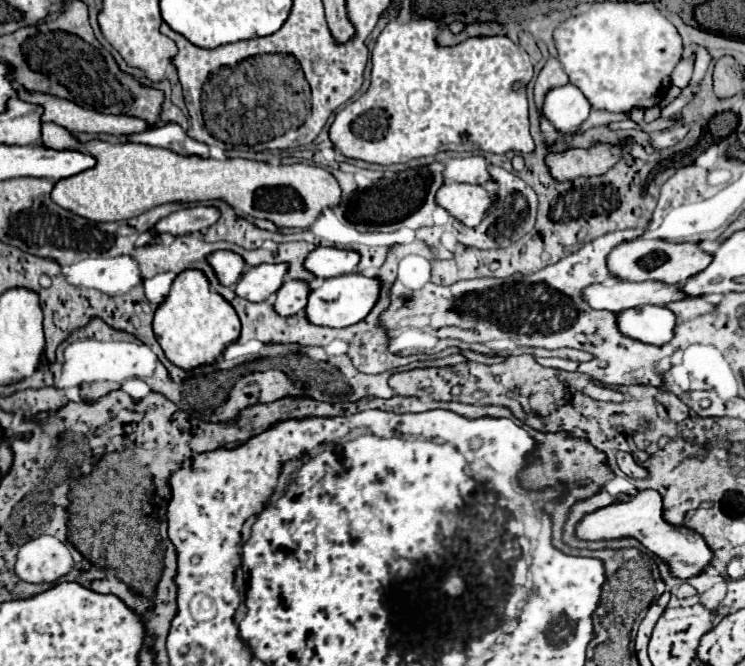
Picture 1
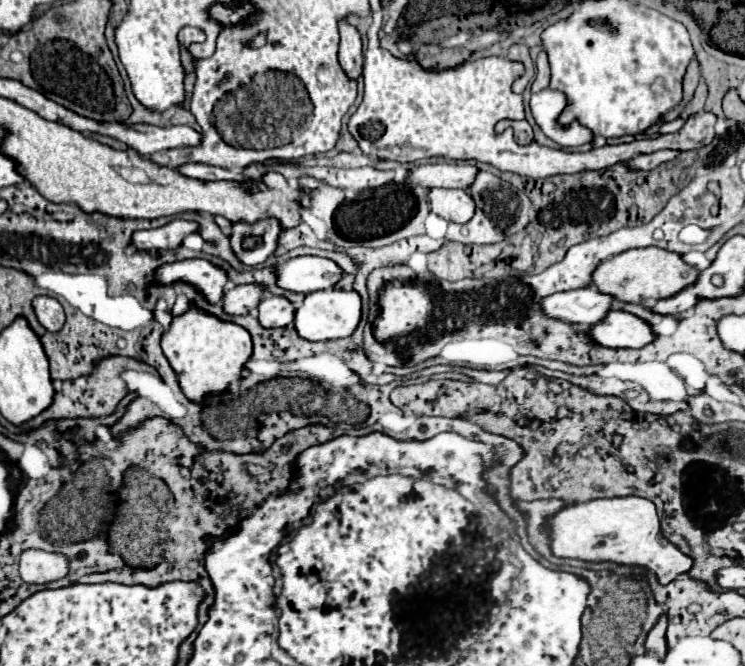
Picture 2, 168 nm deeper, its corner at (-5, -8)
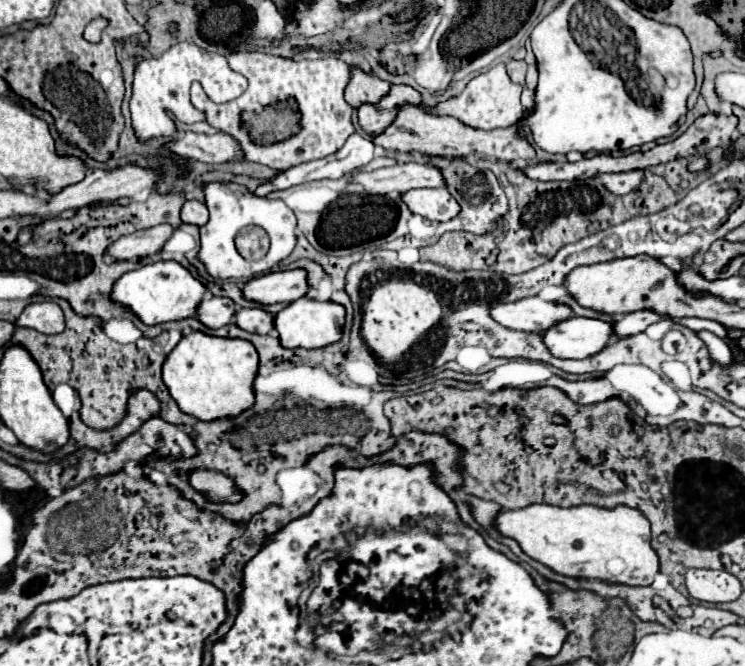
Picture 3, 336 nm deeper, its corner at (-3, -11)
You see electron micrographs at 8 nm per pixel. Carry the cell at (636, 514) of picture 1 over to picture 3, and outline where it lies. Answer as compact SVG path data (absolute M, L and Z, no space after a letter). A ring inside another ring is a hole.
M528 505L516 511L500 511L496 525L502 535L516 539L526 555L544 563L560 575L586 577L586 579L606 579L608 583L626 585L652 585L656 573L660 571L660 559L650 545L650 523L640 509L616 505L614 509L596 505L578 507L554 507L554 505Z

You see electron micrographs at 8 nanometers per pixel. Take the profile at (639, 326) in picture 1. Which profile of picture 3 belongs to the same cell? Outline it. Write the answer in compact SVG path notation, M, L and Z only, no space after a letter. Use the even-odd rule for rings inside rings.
M572 317L550 327L544 333L544 343L554 357L586 359L600 353L614 335L614 325L608 321Z

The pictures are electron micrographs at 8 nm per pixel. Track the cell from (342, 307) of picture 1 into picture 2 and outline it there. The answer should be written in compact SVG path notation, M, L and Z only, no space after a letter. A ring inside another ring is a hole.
M320 290L320 292L312 292L306 294L302 306L296 310L294 314L294 326L300 338L316 342L316 340L332 340L332 338L346 338L352 336L352 332L356 330L358 322L360 322L360 296L358 292L350 290L350 292L342 292L342 290Z

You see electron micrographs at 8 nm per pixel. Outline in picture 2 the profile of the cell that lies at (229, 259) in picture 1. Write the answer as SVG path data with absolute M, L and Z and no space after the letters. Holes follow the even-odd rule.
M180 260L162 264L154 270L154 280L148 286L170 286L176 282L188 284L198 290L210 304L222 302L222 288L226 284L226 272L210 264L208 260Z

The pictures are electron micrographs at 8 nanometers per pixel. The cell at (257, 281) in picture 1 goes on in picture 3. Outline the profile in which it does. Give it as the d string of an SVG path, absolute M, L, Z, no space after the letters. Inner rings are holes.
M210 293L202 299L196 317L210 329L218 329L228 325L236 315L236 303L228 297L210 297Z

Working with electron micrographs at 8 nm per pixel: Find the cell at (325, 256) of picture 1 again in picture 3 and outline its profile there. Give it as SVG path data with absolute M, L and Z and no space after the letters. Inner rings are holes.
M290 269L266 273L244 283L242 291L246 299L262 305L270 303L292 303L308 293L308 273L306 269Z

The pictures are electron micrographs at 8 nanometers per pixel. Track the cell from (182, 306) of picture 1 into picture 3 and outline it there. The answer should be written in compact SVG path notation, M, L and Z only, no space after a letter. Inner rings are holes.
M202 331L182 335L178 345L168 353L162 365L162 377L176 399L178 407L200 419L214 421L220 417L234 417L254 403L252 381L258 371L258 355L252 343L244 339L214 337Z

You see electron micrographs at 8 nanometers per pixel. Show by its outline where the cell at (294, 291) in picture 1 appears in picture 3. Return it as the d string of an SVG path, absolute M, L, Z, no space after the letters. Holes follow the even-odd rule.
M246 307L246 309L240 309L234 317L236 325L250 331L250 333L260 333L260 335L266 335L274 329L274 323L272 323L274 315L270 315L268 311L264 311L262 307Z

